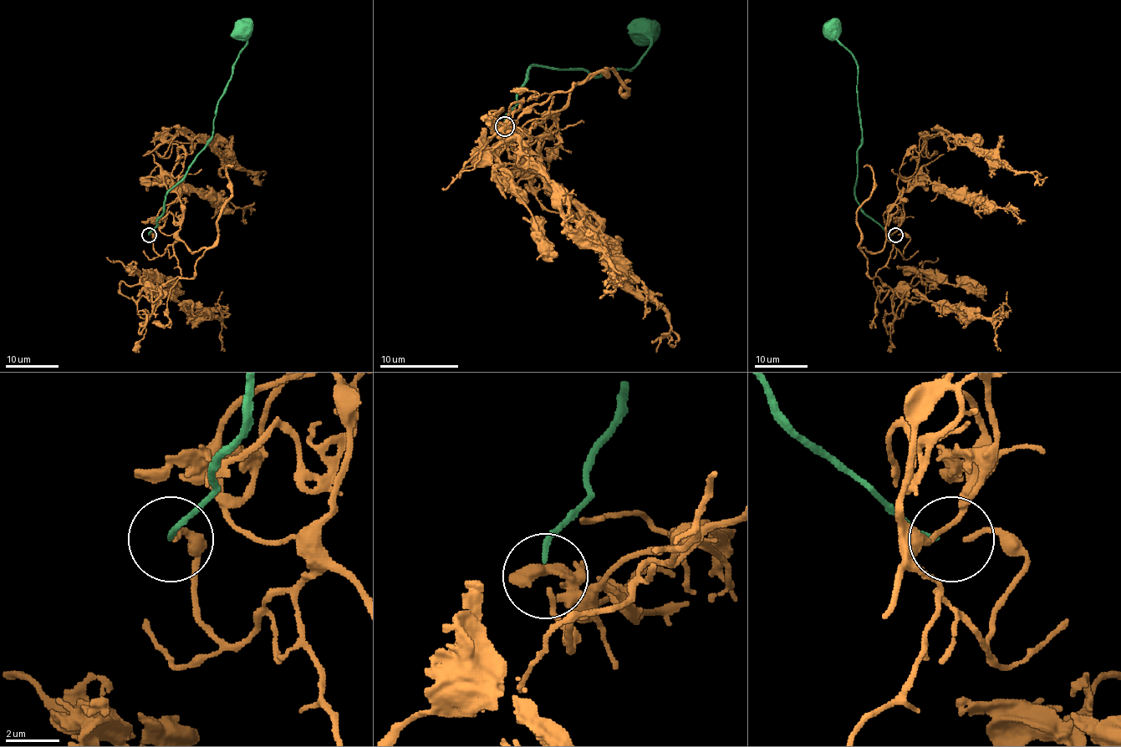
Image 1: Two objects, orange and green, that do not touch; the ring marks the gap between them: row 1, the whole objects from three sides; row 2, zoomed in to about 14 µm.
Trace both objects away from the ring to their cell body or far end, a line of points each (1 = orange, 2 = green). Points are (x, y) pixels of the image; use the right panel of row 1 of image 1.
1: (898, 235), (910, 238), (903, 256), (888, 238), (888, 208), (914, 183), (929, 135), (950, 133), (1040, 179)
2: (894, 235), (888, 233), (866, 213), (855, 196), (857, 150), (862, 135), (858, 64), (832, 29)

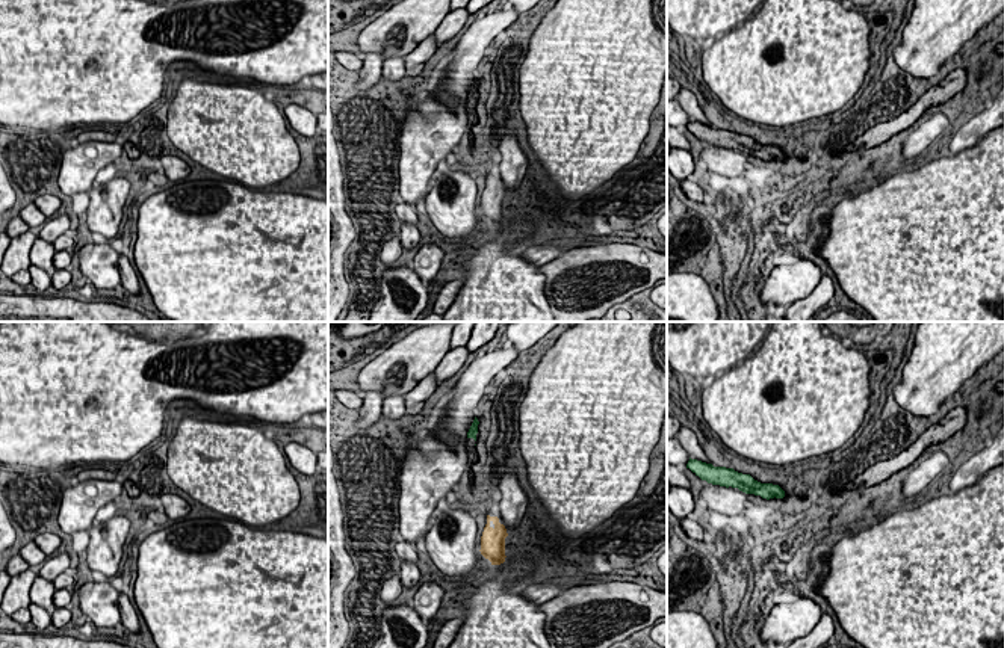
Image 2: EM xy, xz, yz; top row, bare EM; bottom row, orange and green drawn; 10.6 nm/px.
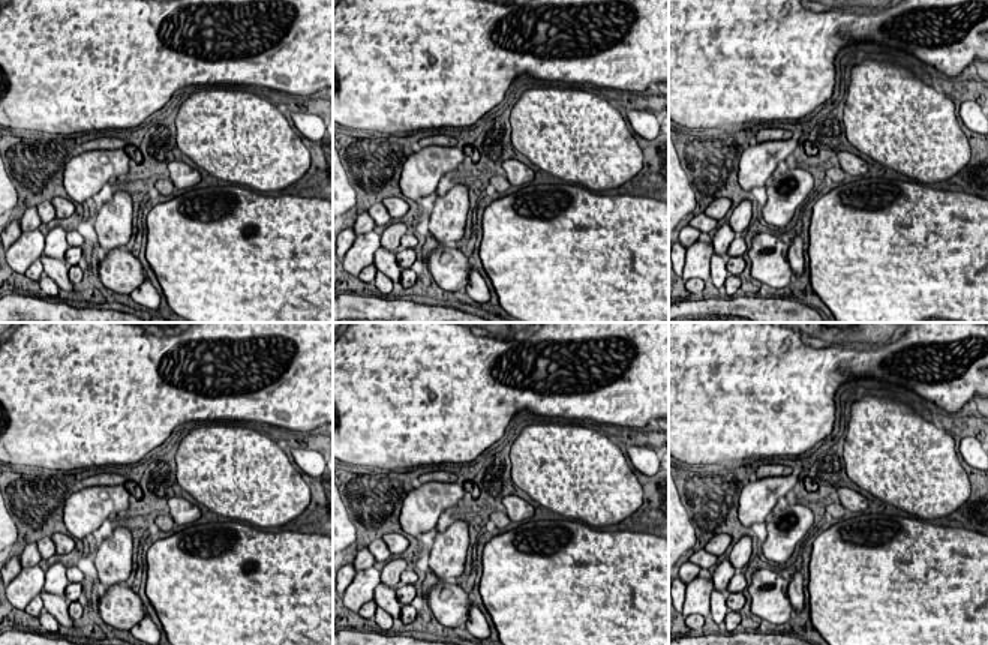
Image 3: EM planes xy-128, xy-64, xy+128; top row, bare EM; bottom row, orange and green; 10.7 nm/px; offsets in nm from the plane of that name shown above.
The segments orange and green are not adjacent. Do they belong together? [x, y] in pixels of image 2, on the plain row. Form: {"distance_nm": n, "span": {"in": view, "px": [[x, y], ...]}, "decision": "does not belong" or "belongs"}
{"distance_nm": 750, "span": {"in": "xz", "px": [[487, 177], [475, 106]]}, "decision": "does not belong"}

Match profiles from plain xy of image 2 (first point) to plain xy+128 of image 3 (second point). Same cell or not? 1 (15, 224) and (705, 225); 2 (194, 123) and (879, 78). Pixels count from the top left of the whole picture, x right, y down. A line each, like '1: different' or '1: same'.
1: different
2: same

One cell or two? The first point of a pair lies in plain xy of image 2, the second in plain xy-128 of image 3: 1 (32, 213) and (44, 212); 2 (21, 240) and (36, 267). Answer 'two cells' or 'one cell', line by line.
1: one cell
2: two cells

